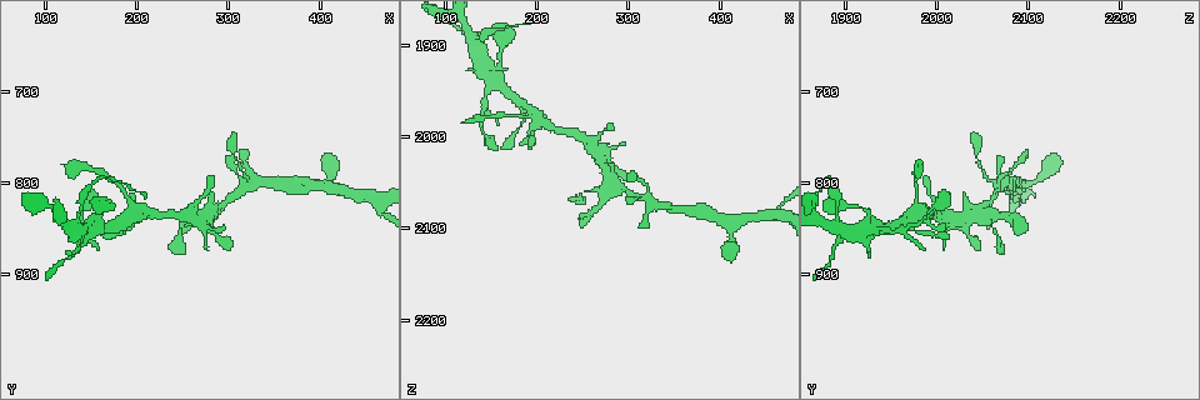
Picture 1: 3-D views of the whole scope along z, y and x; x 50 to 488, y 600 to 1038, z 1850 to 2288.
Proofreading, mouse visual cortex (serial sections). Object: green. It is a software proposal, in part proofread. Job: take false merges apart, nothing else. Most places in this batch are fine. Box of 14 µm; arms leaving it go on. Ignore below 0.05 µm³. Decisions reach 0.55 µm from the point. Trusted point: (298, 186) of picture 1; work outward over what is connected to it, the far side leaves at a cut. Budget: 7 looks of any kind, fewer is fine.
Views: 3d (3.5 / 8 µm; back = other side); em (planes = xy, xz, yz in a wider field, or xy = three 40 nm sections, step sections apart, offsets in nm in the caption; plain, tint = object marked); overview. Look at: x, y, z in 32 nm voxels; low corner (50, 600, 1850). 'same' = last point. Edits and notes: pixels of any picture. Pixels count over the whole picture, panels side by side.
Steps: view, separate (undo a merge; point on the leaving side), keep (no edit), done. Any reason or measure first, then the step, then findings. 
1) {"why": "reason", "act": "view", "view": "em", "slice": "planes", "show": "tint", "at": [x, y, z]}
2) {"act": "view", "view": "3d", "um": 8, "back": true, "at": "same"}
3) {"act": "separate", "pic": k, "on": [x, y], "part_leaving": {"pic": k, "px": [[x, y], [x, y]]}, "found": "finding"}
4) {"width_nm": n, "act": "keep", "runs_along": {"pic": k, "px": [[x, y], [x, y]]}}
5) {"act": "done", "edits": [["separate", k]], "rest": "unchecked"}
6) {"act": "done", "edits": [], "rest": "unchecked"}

{"why": "thick turns thin", "act": "view", "view": "3d", "um": 8, "at": [320, 800, 2070]}

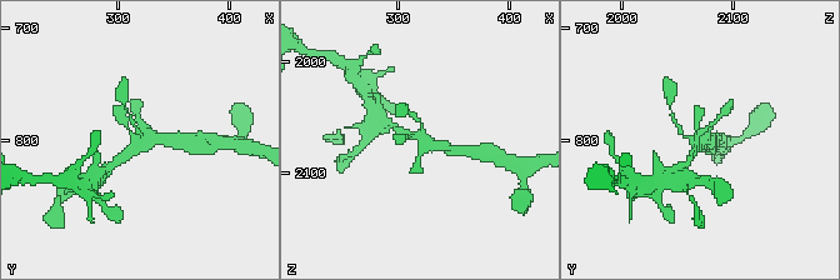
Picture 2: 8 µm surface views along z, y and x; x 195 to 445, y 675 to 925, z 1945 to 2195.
{"act": "view", "view": "3d", "um": 3.5, "at": [322, 800, 2068]}

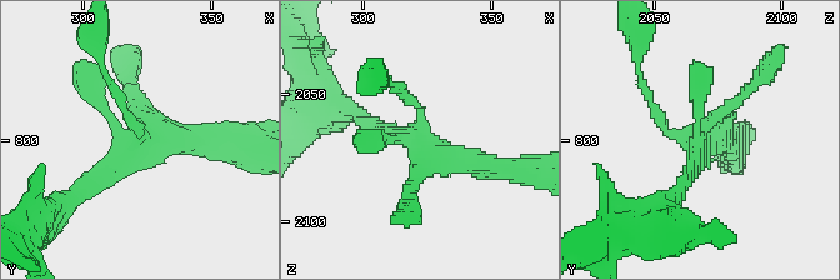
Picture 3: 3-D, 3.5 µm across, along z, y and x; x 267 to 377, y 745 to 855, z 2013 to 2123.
{"act": "view", "view": "em", "slice": "xy", "step": 1, "show": "tint", "at": [323, 800, 2066]}

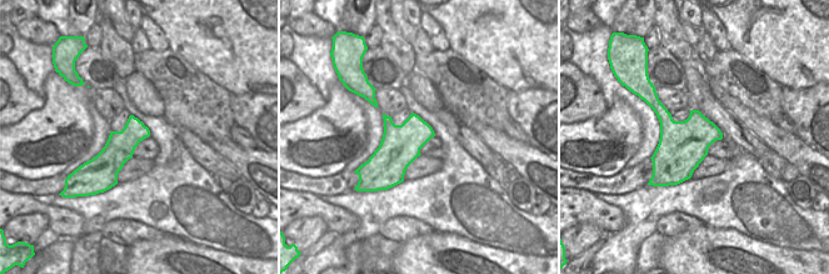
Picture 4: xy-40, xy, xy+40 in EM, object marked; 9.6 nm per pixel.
{"act": "keep", "runs_along": {"pic": 3, "px": [[493, 169], [359, 114]]}, "found": "all the same cell"}

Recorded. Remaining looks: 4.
{"why": "abrupt turn", "act": "view", "view": "3d", "um": 3.5, "at": [280, 835, 2050]}

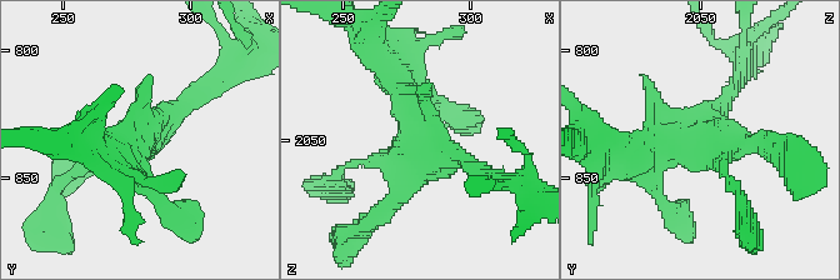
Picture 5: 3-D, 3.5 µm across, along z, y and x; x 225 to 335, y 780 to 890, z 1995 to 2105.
{"why": "shape alone is not enough", "act": "view", "view": "em", "slice": "xy", "step": 1, "show": "tint", "at": [280, 835, 2051]}

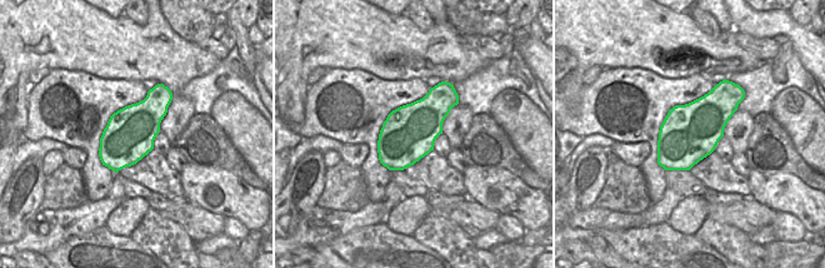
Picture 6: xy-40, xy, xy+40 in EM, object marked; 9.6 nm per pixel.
{"width_nm": 500, "act": "keep", "runs_along": {"pic": 5, "px": [[481, 173], [416, 138], [389, 70]]}, "found": "continuous, no second cell"}

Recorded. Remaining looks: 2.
{"why": "abrupt turn", "act": "view", "view": "3d", "um": 3.5, "at": [200, 835, 1980]}

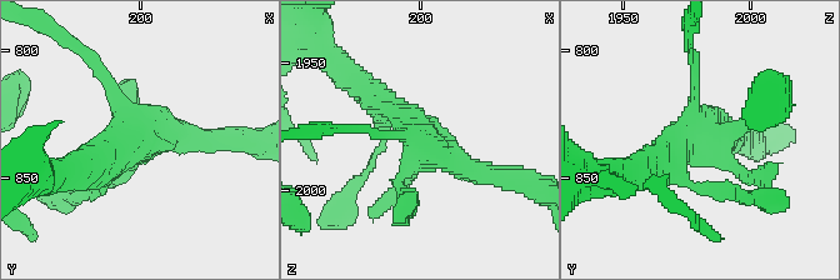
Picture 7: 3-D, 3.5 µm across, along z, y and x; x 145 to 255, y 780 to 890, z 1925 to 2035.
{"act": "keep", "runs_along": {"pic": 7, "px": [[490, 176], [429, 148], [364, 86]]}, "found": "continuous, no second cell"}

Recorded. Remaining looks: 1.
{"act": "done", "edits": [], "rest": "unchecked"}

